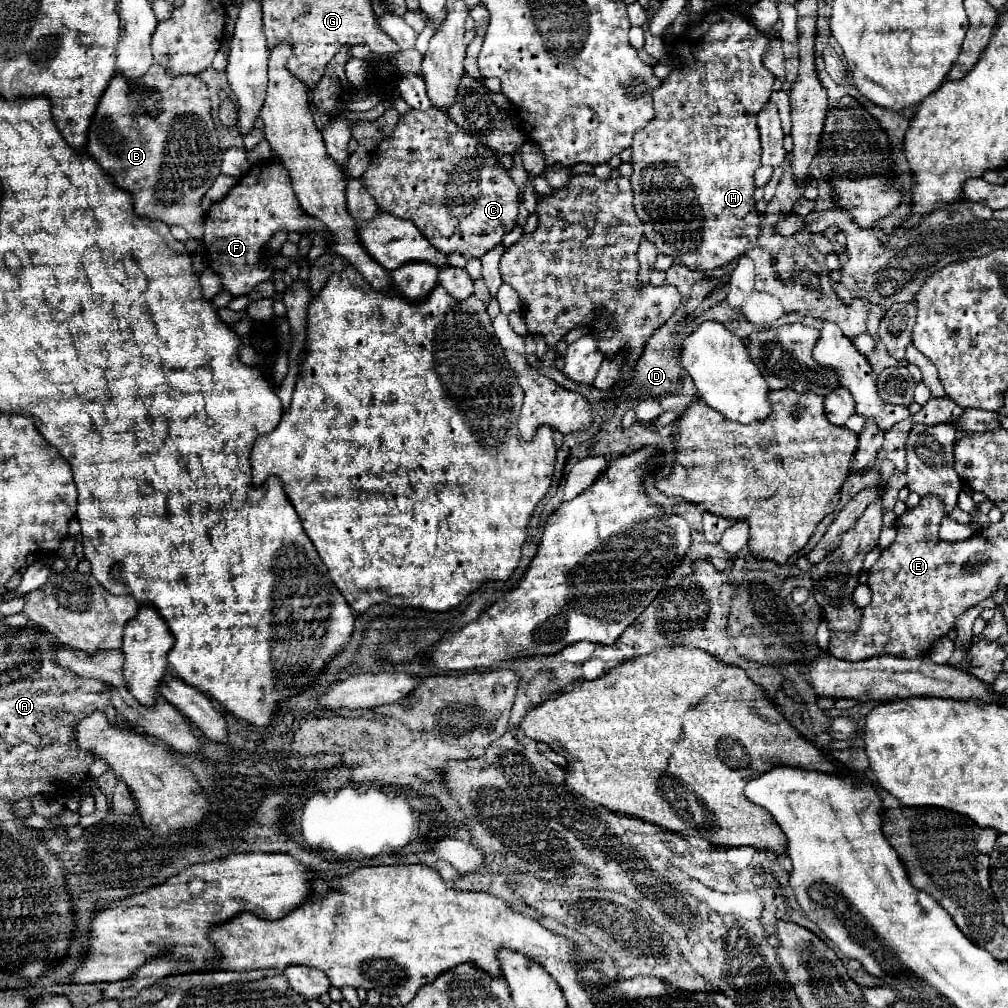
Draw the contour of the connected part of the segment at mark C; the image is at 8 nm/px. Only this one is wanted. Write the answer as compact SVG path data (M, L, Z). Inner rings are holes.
M430 108L426 112L410 110L408 114L402 114L392 134L388 134L388 138L384 138L384 142L380 142L372 152L370 166L362 174L360 182L372 194L382 212L414 222L428 242L446 256L458 252L464 258L482 258L516 226L518 188L508 170L498 164L494 150L482 146L438 108Z

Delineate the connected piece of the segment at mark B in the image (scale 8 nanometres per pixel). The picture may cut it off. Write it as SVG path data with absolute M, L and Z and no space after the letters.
M158 64L142 76L140 84L128 84L124 78L114 76L94 114L86 152L114 178L114 184L120 190L132 194L132 204L140 218L152 218L166 226L182 226L190 238L202 240L204 212L200 200L220 174L222 150L218 148L218 132L210 114L208 88L198 76L172 78Z

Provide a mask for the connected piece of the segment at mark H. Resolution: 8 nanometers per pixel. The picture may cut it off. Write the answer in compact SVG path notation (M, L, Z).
M712 10L708 14L704 14L702 22L698 24L698 28L692 32L690 40L684 42L680 40L680 46L674 44L674 52L678 54L682 68L674 70L660 86L660 90L654 90L654 110L656 110L656 118L642 130L638 130L634 134L634 142L632 142L632 166L634 166L634 174L630 176L632 182L632 190L634 190L634 206L636 206L636 214L638 218L644 222L646 234L650 242L656 244L656 248L662 254L668 254L680 262L684 262L684 266L688 266L690 270L714 270L714 268L722 268L726 264L730 264L732 260L744 256L748 250L752 250L756 246L756 238L758 238L758 210L756 210L756 202L754 202L754 172L760 166L760 134L758 134L758 126L756 126L756 114L764 108L764 104L770 100L772 94L772 84L774 84L774 76L770 74L770 70L762 64L762 54L768 48L768 38L764 34L758 32L758 28L744 16L732 10Z

